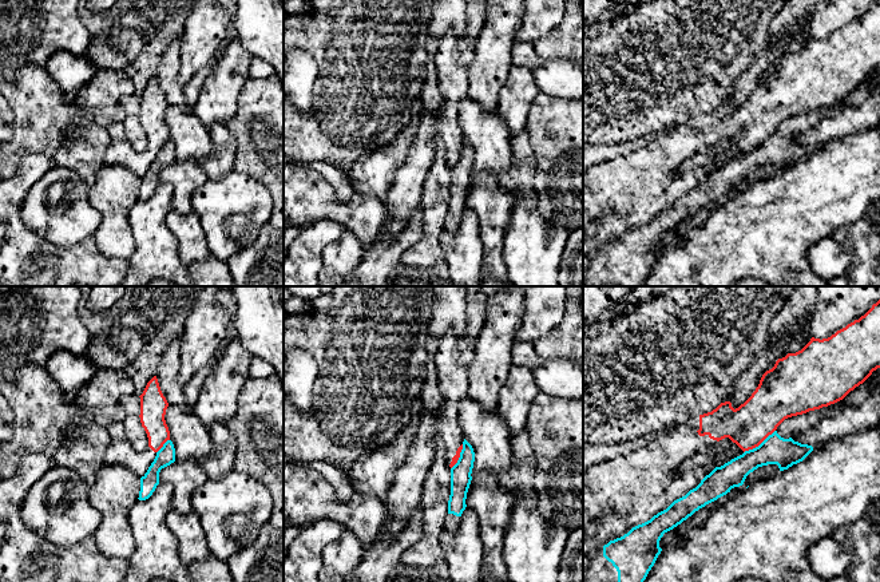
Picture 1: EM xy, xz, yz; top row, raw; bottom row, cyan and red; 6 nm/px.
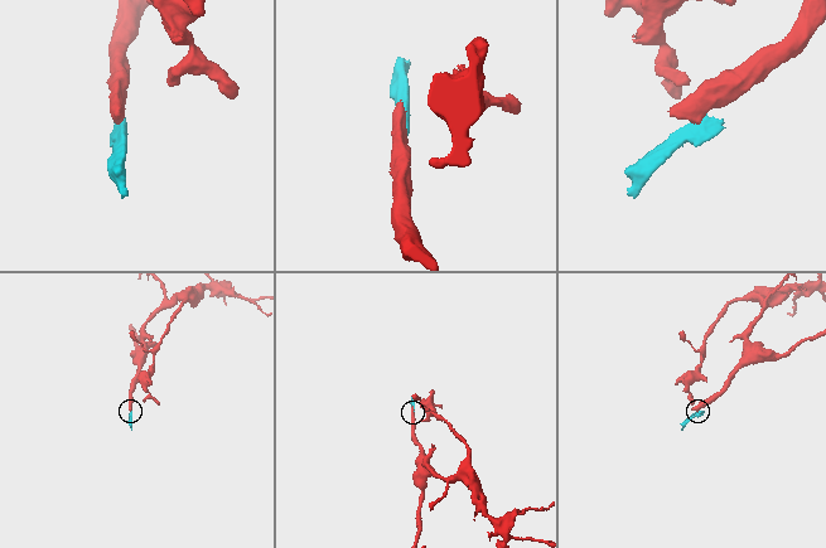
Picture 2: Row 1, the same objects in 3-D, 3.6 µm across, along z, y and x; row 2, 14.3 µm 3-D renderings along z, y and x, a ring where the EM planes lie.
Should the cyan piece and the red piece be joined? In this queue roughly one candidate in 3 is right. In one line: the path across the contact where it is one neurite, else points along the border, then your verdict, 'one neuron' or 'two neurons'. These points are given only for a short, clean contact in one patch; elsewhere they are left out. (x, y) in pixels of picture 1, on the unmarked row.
along yz (775, 130), (757, 146), (744, 153) | two neurons

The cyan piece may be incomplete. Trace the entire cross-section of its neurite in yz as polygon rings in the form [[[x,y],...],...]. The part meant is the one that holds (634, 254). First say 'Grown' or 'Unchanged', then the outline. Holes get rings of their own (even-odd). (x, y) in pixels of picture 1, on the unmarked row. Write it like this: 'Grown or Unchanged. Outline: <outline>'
Grown. Outline: [[[867,82],[841,102],[785,119],[758,147],[716,167],[695,189],[674,201],[666,210],[600,248],[583,274],[583,286],[641,286],[662,252],[659,241],[665,233],[732,189],[742,186],[746,177],[758,167],[777,165],[780,171],[784,171],[802,162],[825,143],[812,147],[794,142],[793,138],[844,106],[859,107],[871,92],[871,83]]]

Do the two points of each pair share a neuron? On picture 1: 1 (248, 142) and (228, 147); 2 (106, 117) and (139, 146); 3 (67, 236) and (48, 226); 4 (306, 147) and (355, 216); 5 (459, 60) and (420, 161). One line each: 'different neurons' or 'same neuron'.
1: different neurons
2: same neuron
3: same neuron
4: different neurons
5: same neuron

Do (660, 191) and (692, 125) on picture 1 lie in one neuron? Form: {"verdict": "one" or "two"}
{"verdict": "one"}

